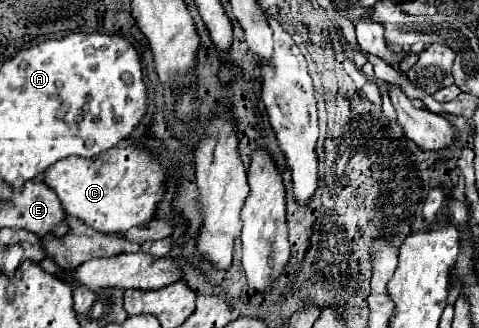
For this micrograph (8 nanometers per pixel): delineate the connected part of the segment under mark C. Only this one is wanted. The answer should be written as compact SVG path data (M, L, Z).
M129 145L113 147L91 159L81 159L81 157L61 159L61 163L55 163L43 173L43 183L57 193L63 211L105 235L121 235L131 227L151 221L155 207L163 197L163 179L165 179L165 167L157 159L153 159L151 153Z

